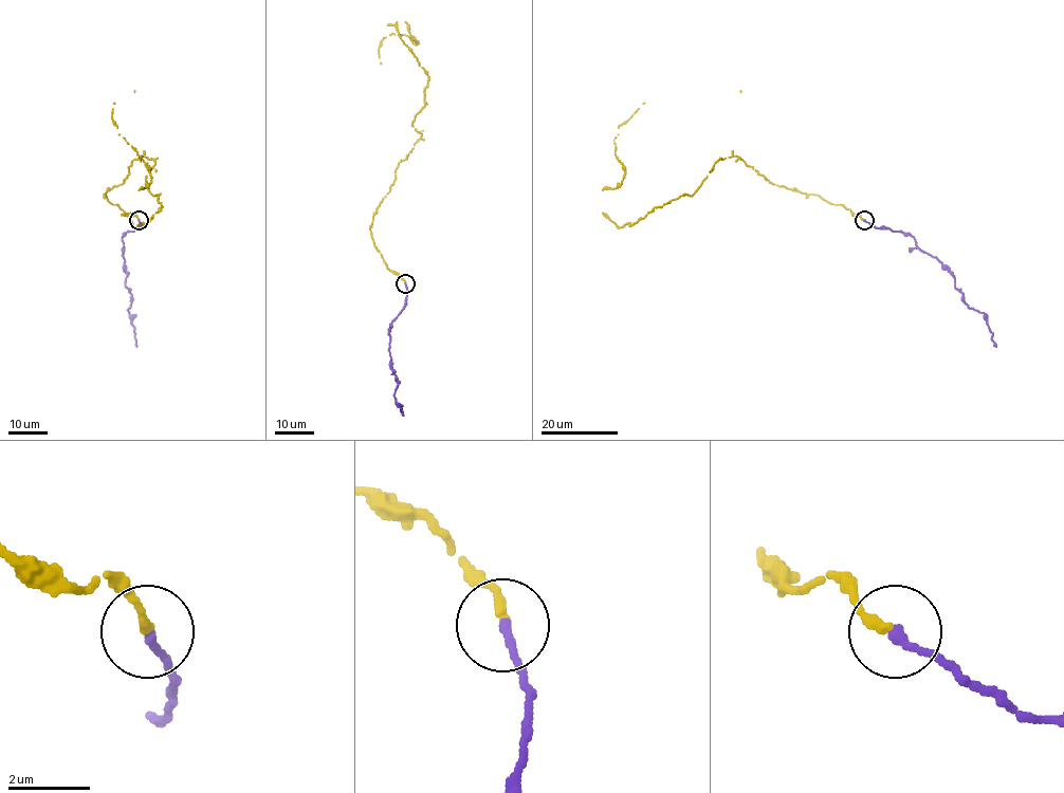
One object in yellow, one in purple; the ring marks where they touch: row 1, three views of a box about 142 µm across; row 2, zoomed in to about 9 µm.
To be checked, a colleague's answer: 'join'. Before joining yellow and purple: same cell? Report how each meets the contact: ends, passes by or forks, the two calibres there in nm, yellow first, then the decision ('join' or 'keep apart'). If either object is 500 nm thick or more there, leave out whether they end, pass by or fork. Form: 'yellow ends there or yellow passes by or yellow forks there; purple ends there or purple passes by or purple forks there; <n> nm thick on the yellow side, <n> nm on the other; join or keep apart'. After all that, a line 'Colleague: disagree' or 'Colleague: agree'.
yellow ends there; purple ends there; 240 nm thick on the yellow side, 240 nm on the other; join
Colleague: agree

